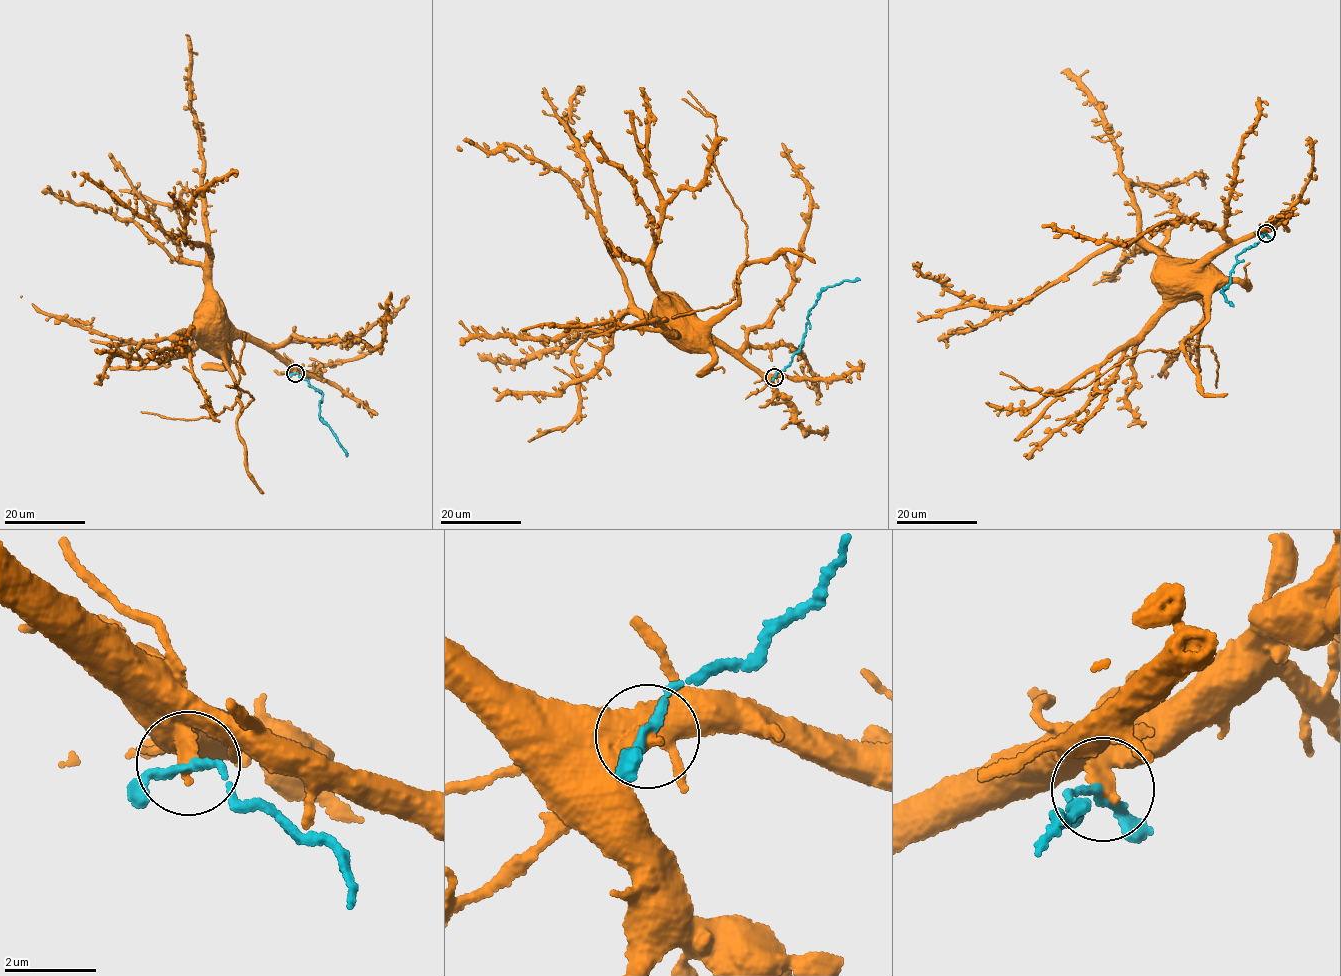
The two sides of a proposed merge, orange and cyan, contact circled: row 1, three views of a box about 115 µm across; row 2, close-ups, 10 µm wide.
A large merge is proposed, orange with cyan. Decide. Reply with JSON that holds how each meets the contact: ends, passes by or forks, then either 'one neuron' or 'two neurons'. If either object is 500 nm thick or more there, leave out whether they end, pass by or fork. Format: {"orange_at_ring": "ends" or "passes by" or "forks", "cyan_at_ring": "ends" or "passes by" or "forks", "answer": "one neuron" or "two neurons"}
{"orange_at_ring": "ends", "cyan_at_ring": "passes by", "answer": "two neurons"}

